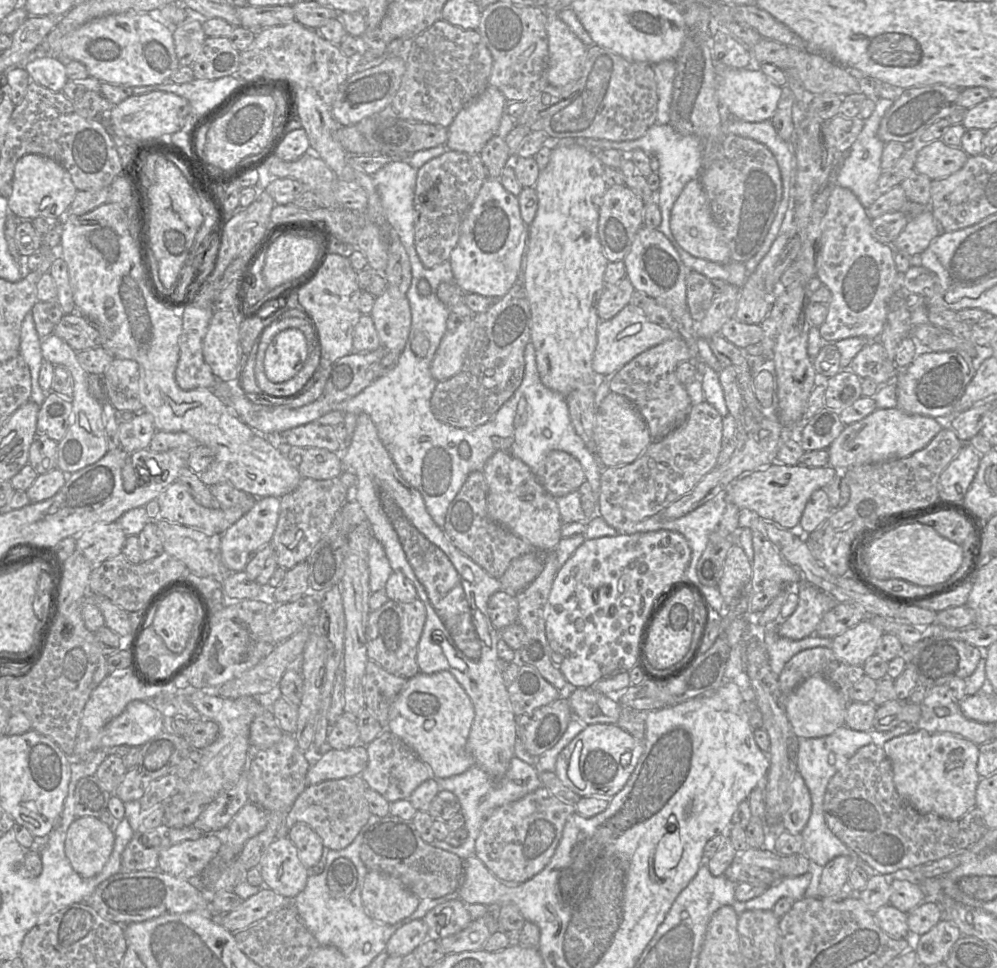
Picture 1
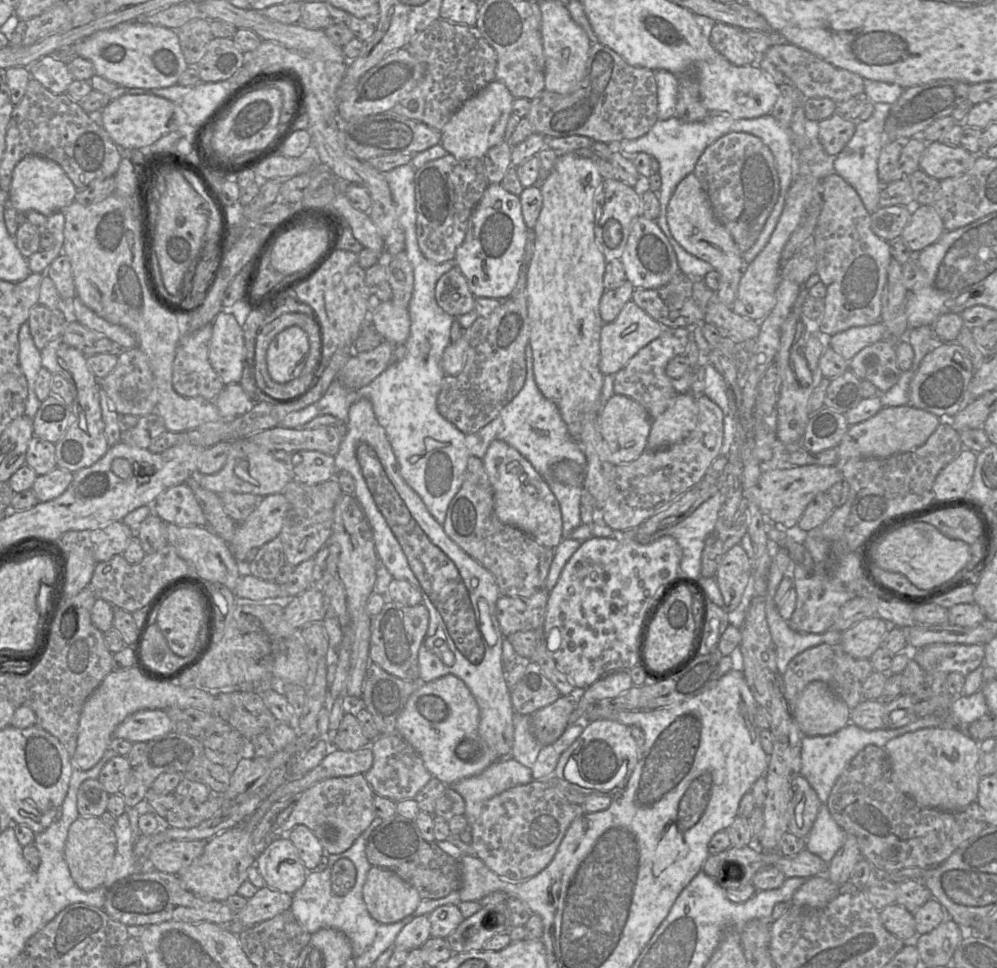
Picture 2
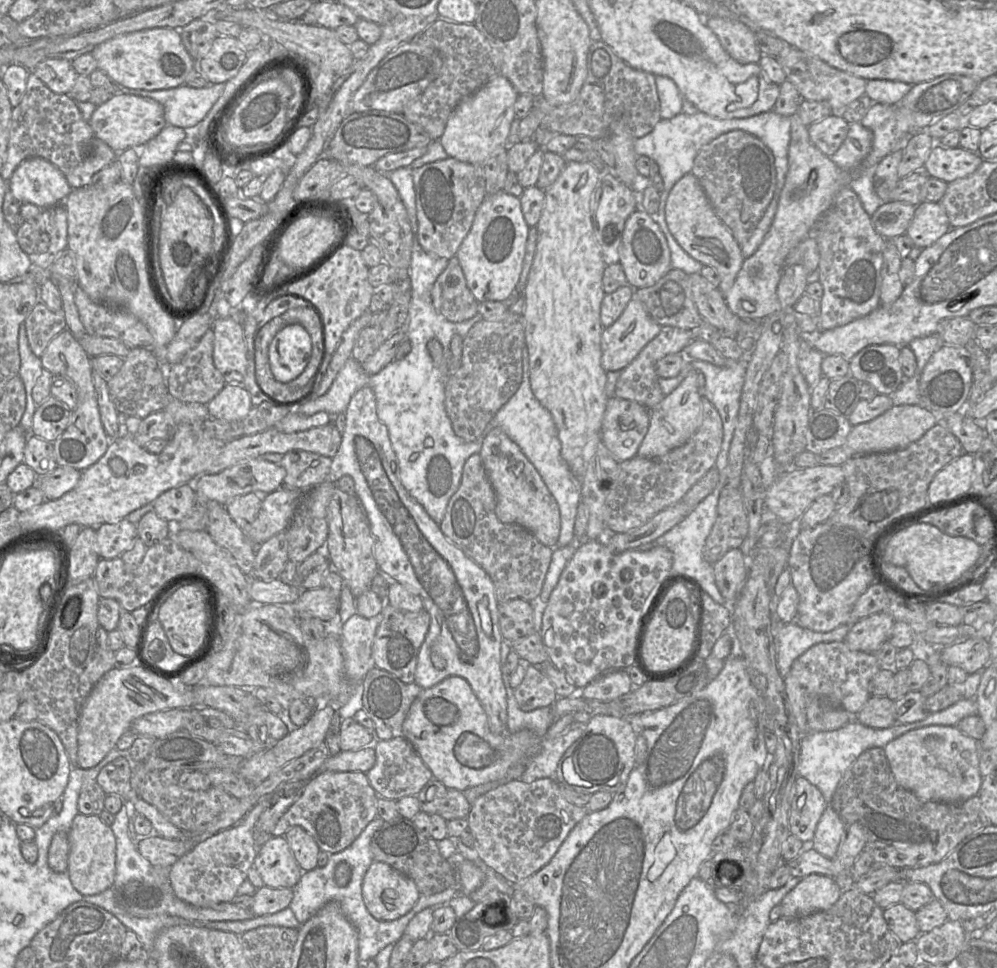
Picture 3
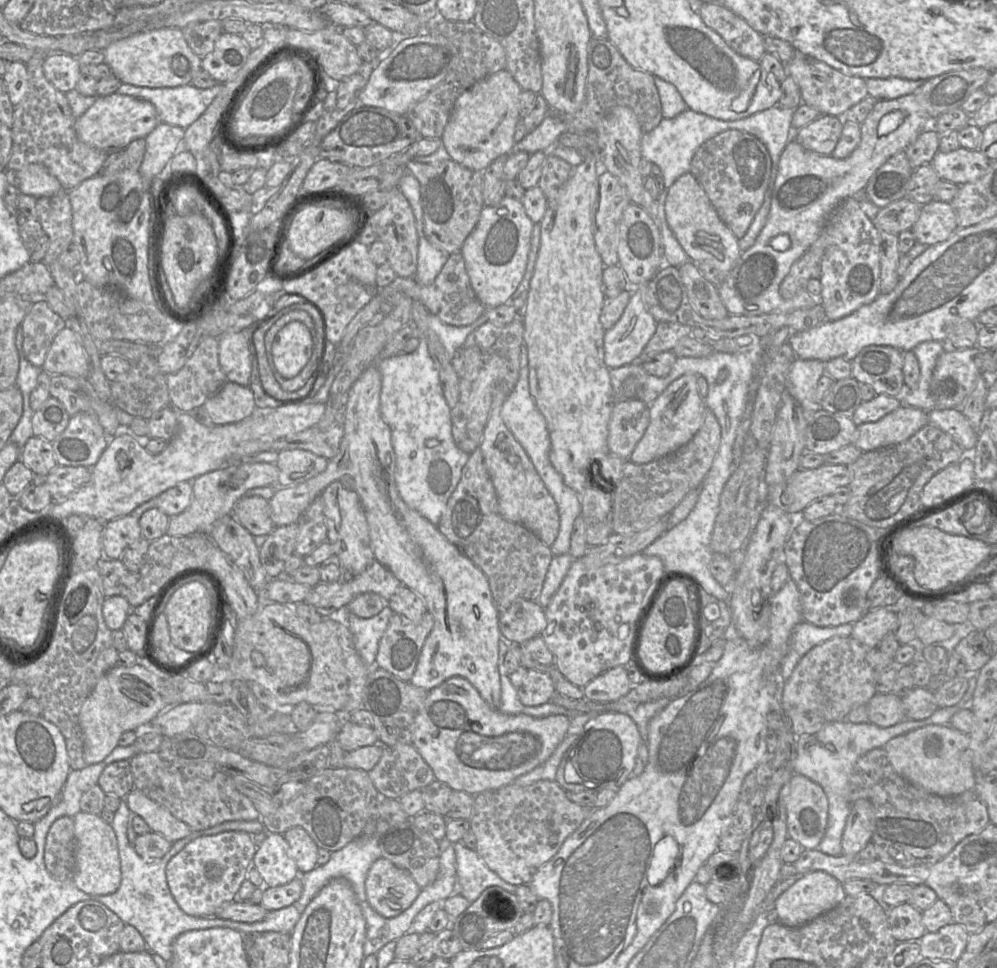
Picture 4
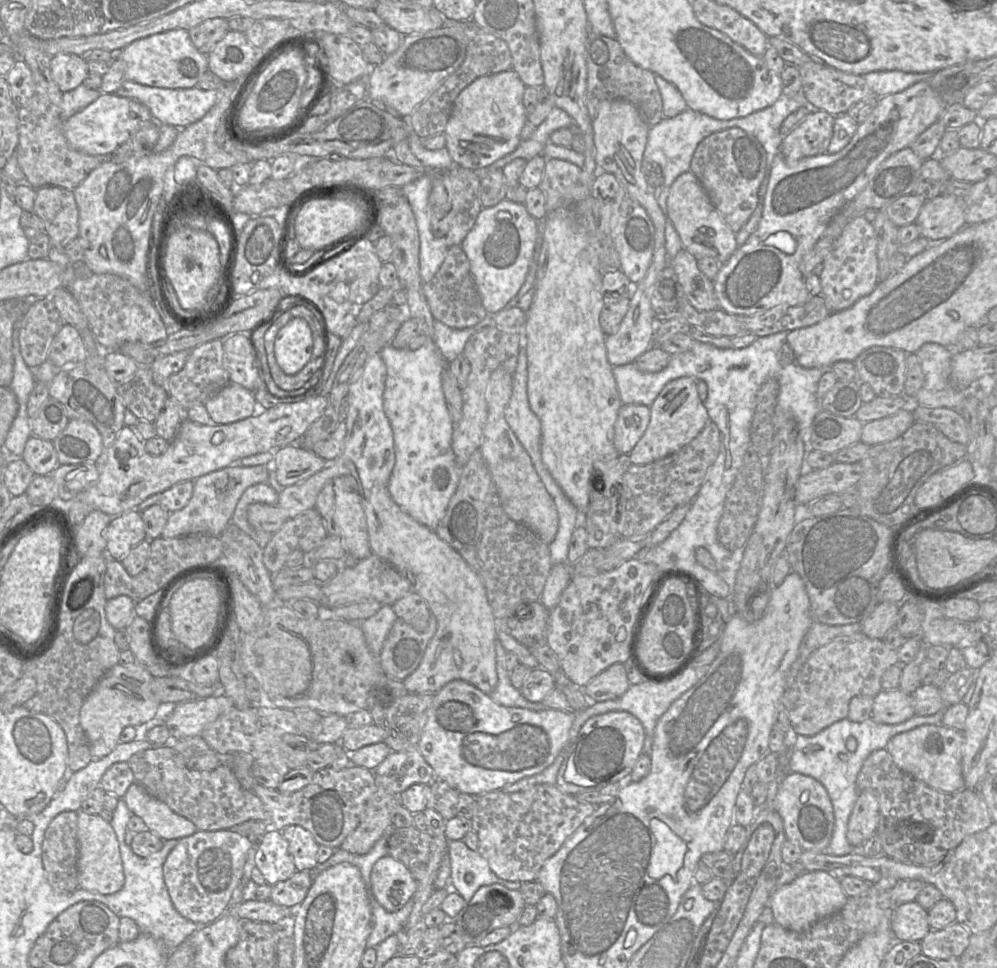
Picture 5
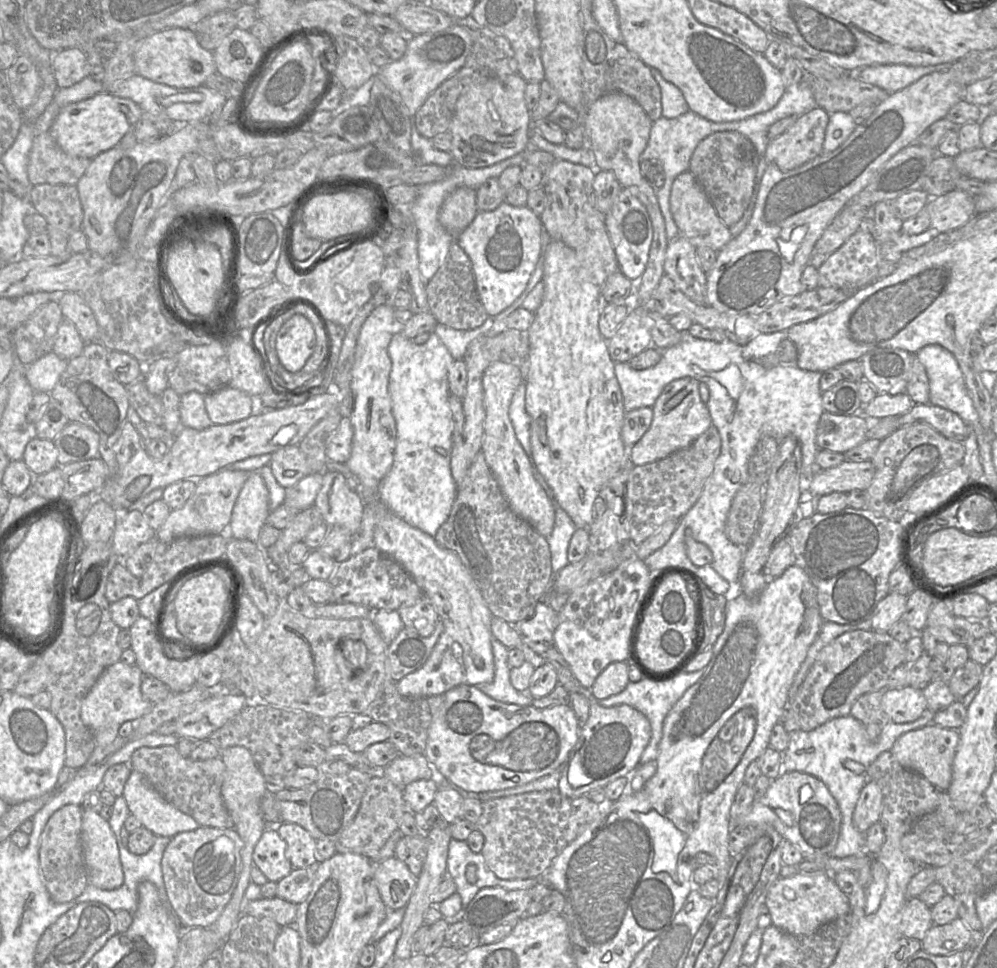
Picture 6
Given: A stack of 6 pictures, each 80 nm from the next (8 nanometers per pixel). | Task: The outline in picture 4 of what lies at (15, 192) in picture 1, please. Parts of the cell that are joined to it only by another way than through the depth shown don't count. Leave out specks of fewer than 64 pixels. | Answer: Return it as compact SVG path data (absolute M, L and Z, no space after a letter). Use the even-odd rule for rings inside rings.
M38 163L25 165L13 173L12 182L20 193L36 198L53 196L62 190L58 179L51 175L44 165Z

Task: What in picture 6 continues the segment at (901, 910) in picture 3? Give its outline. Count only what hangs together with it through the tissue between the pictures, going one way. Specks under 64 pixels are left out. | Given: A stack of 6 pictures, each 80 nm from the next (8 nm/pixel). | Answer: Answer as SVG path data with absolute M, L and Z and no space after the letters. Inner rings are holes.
M918 897L909 898L902 912L902 936L922 941L933 925L931 908Z

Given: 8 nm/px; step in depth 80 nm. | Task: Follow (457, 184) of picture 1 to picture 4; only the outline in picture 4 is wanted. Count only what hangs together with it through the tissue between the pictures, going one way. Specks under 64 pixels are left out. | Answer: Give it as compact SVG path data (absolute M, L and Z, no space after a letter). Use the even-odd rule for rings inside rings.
M451 159L429 164L411 160L406 164L406 170L412 173L420 184L424 233L427 240L449 255L460 252L465 239L475 228L484 206L482 172L470 170Z

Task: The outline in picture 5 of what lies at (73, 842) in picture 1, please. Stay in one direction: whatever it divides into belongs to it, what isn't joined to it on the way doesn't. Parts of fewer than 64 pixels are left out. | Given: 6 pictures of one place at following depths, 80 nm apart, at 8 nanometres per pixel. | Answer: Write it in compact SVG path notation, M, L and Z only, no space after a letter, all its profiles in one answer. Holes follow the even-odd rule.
M79 809L78 814L78 884L81 889L100 894L112 894L124 885L124 872L119 843L111 824L99 814L88 814Z

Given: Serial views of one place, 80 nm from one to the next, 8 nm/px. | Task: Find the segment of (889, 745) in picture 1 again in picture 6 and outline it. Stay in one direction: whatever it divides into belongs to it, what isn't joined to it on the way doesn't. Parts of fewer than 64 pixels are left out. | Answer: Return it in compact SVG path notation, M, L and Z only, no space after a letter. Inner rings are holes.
M927 724L902 734L894 742L890 752L905 768L917 772L939 790L946 791L952 779L952 763L959 743L957 729Z

